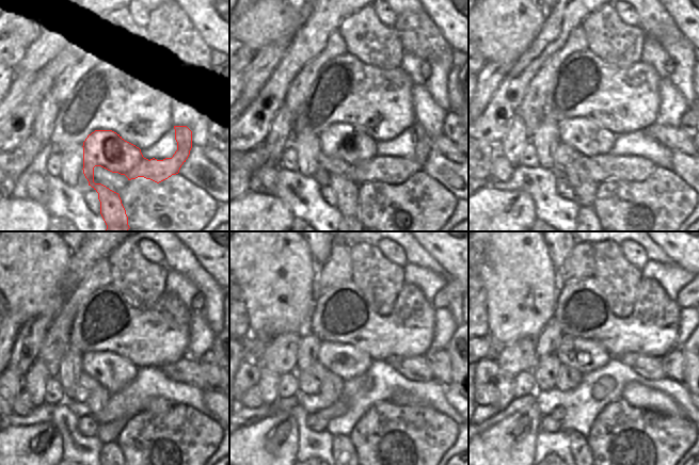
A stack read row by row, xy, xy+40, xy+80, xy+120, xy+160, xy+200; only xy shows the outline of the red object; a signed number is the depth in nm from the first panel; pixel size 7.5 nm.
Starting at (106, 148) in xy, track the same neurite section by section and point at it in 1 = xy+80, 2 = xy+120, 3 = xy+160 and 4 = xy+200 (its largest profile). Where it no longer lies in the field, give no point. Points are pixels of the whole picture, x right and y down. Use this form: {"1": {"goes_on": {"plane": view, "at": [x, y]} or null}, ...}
{"1": {"goes_on": {"plane": "xy+80", "at": [596, 165]}}, "2": {"goes_on": {"plane": "xy+120", "at": [113, 372]}}, "3": {"goes_on": {"plane": "xy+160", "at": [343, 362]}}, "4": {"goes_on": {"plane": "xy+200", "at": [577, 356]}}}

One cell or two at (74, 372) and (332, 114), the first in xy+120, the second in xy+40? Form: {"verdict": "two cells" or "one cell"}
{"verdict": "two cells"}

